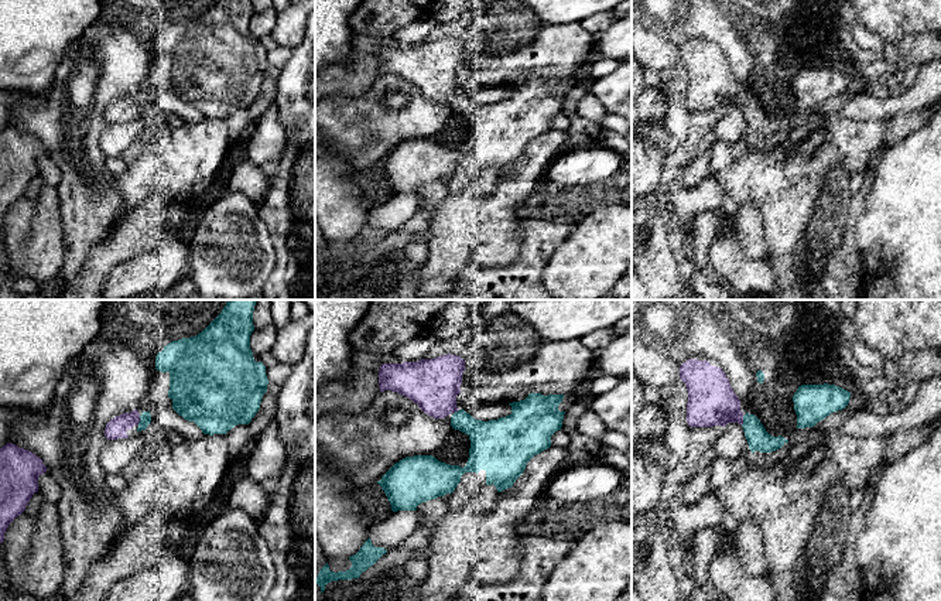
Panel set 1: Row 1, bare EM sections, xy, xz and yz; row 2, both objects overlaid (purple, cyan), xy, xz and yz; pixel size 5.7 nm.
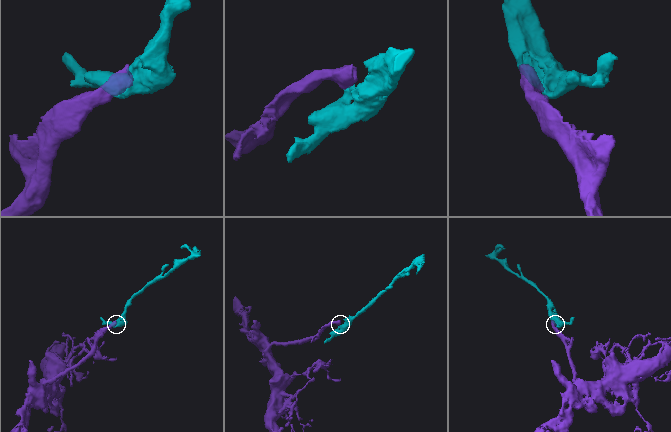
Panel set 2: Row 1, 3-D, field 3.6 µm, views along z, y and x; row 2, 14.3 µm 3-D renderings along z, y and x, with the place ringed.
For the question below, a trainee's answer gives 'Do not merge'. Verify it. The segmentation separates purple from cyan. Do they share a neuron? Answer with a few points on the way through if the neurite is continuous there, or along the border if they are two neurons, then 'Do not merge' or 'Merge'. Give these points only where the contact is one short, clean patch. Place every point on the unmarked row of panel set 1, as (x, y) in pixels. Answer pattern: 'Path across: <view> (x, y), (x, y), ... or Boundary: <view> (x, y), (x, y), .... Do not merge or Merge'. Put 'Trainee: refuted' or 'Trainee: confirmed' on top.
Trainee: refuted
Merge

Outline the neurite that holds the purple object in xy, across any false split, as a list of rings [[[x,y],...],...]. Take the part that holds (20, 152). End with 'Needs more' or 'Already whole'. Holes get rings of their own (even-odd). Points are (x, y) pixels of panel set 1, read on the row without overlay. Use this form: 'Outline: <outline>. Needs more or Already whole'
Outline: [[[7,126],[0,132],[0,226],[8,208],[20,199],[38,175],[38,160],[47,156],[42,143]]]. Already whole

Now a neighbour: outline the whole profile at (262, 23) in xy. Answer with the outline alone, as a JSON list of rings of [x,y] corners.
[[[270,7],[264,11],[256,11],[250,18],[250,33],[256,38],[270,35],[276,27],[278,11]]]

